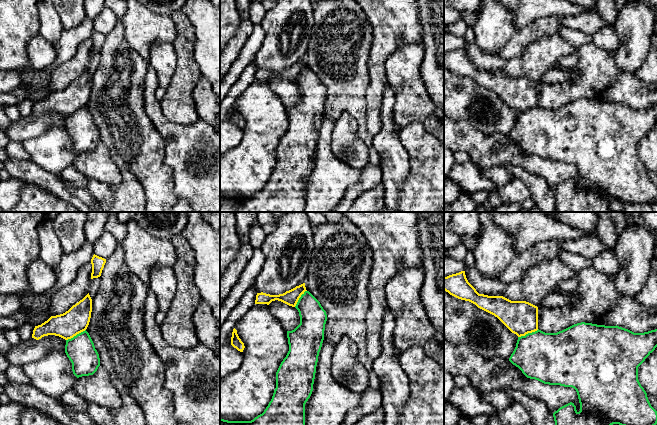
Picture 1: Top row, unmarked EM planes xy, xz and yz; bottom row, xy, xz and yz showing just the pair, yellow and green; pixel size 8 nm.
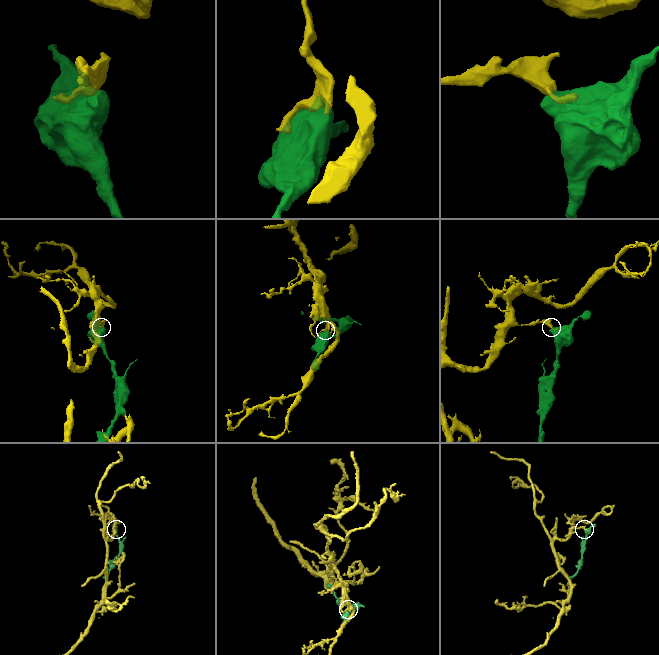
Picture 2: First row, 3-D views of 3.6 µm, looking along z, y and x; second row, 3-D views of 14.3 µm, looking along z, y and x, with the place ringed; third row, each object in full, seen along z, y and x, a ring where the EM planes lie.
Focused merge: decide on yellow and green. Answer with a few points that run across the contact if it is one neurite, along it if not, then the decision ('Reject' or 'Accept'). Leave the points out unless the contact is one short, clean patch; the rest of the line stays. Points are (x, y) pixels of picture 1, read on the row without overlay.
Line: yz (538, 105), (518, 113). Reject

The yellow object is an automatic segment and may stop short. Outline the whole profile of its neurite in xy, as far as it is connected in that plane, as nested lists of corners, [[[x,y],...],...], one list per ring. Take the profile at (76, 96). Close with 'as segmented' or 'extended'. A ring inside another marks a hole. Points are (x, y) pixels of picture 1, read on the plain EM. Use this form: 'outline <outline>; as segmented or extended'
outline [[[89,69],[63,90],[51,92],[41,101],[35,102],[32,114],[39,116],[44,112],[55,111],[65,116],[85,107],[92,88],[92,75]]]; as segmented

